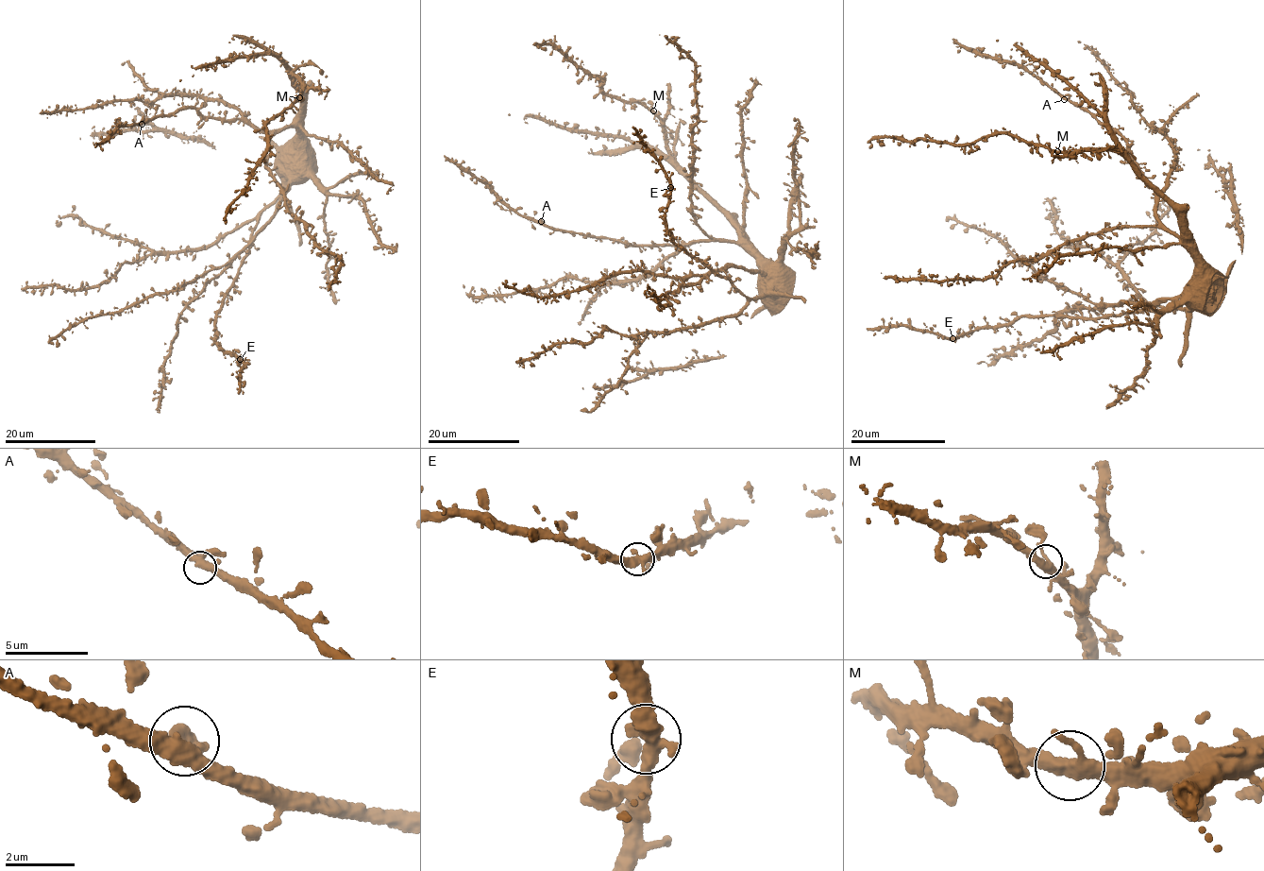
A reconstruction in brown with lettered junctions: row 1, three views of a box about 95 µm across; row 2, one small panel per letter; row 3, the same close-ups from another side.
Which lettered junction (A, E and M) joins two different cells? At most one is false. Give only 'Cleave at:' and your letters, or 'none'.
Cleave at: none

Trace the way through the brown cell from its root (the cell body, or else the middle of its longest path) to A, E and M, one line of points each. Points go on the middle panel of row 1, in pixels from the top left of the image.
A: (756, 258), (739, 243), (712, 240), (680, 246), (636, 247), (612, 238), (554, 230), (541, 221)
E: (756, 258), (763, 266), (761, 271), (773, 284), (762, 297), (751, 298), (674, 243), (665, 218), (671, 187)
M: (756, 258), (749, 243), (727, 219), (723, 210), (674, 162), (665, 140), (664, 120), (653, 111)

